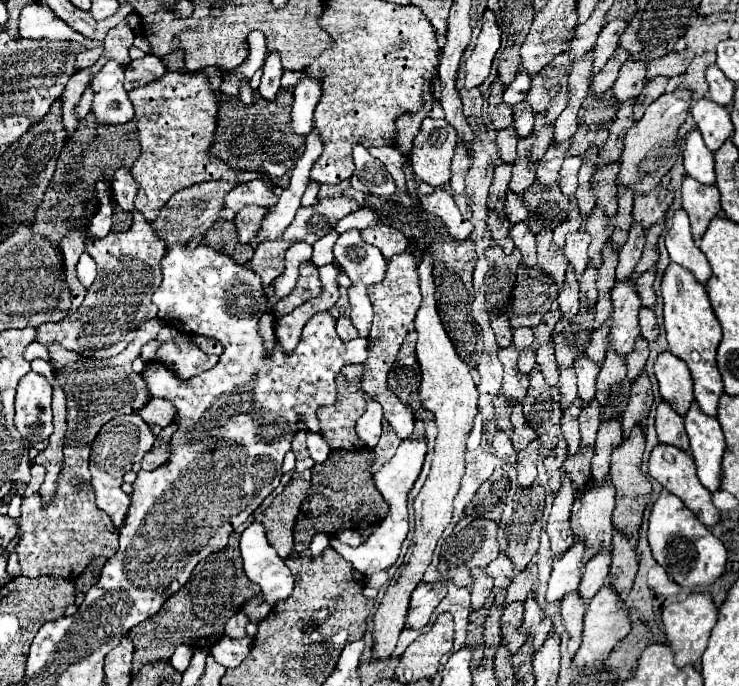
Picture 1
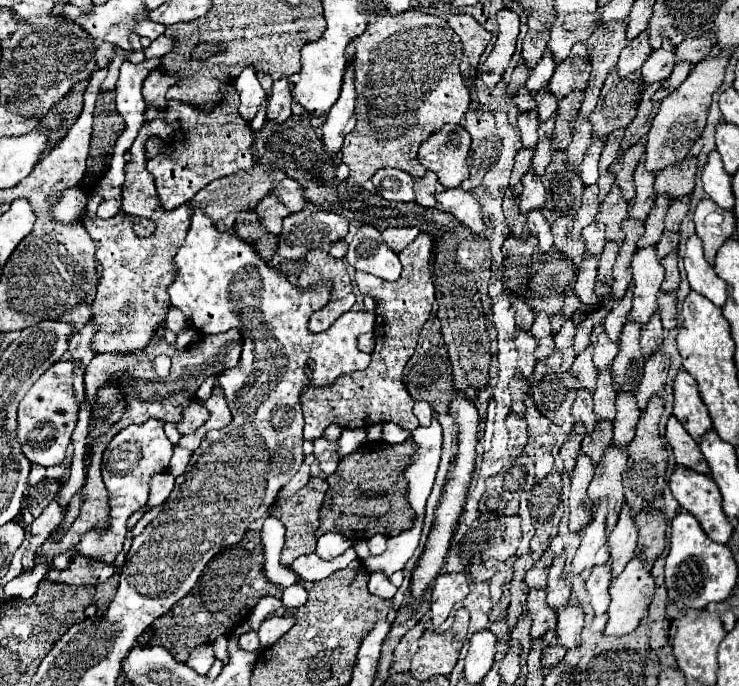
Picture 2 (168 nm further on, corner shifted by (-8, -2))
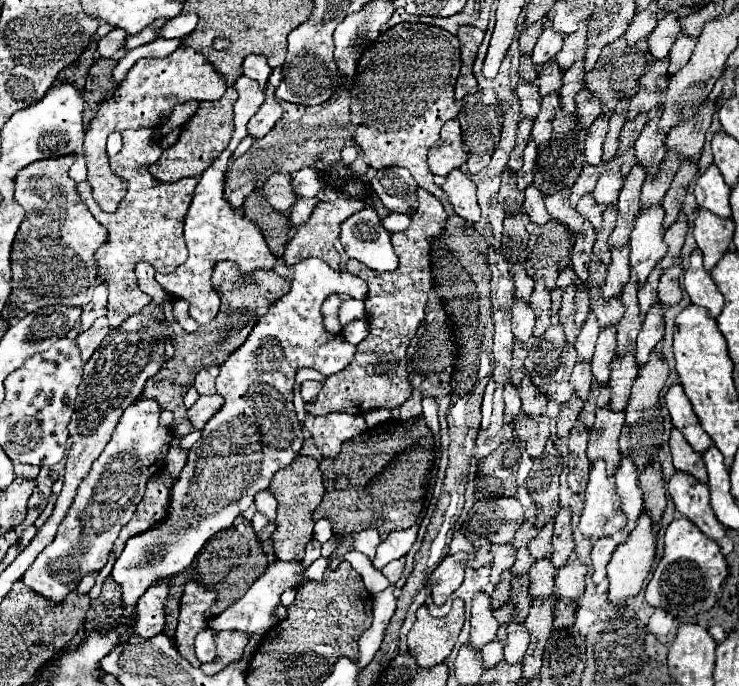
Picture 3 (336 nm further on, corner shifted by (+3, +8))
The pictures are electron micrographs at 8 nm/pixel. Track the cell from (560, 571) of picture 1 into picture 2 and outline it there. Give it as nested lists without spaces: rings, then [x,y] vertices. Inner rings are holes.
[[[606,498],[598,502],[594,508],[590,524],[582,530],[582,544],[574,556],[572,562],[572,572],[578,574],[590,566],[606,564],[610,558],[610,544],[608,544],[608,534],[606,534]]]

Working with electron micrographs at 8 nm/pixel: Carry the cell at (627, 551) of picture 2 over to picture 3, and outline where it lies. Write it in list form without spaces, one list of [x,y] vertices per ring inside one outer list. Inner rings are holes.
[[[621,460],[621,466],[615,474],[615,488],[617,488],[617,496],[621,498],[621,510],[625,512],[625,518],[627,518],[627,524],[625,528],[621,530],[621,536],[625,542],[625,538],[629,536],[629,532],[635,528],[637,524],[637,518],[643,510],[643,502],[641,502],[641,490],[637,486],[637,468],[631,460]]]

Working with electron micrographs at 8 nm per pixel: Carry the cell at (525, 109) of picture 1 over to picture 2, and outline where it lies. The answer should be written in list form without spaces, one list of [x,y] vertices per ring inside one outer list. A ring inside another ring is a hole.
[[[544,86],[540,92],[536,92],[536,104],[538,104],[538,114],[540,114],[540,120],[548,120],[556,108],[558,108],[558,98],[548,90],[548,86]]]

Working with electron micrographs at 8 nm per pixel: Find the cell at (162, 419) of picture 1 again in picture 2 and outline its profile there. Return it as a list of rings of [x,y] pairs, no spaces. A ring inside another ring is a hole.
[[[194,402],[194,406],[188,406],[188,410],[184,410],[184,422],[178,422],[178,432],[180,434],[190,434],[196,432],[206,420],[210,418],[210,412],[200,406],[198,402]]]

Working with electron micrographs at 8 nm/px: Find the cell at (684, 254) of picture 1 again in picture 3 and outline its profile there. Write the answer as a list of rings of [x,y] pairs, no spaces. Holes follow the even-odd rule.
[[[695,248],[689,258],[689,268],[683,276],[683,286],[691,298],[691,302],[705,306],[709,314],[715,318],[723,308],[723,296],[719,288],[713,284],[711,274],[703,268],[703,256],[701,250]]]

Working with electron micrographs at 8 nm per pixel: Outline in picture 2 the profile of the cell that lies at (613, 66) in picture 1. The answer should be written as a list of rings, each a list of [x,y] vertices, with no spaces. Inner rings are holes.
[[[644,30],[634,40],[630,40],[628,46],[622,50],[620,60],[618,60],[620,76],[630,76],[632,72],[640,70],[640,66],[644,64],[644,60],[650,54],[652,54],[652,46],[650,46],[650,38],[648,38],[648,30]]]

